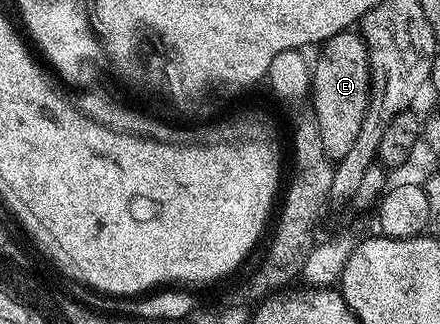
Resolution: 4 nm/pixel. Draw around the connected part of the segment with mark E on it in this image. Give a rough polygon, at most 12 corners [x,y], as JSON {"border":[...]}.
{"border":[[357,30],[317,48],[323,139],[339,159],[370,103],[369,49]]}

